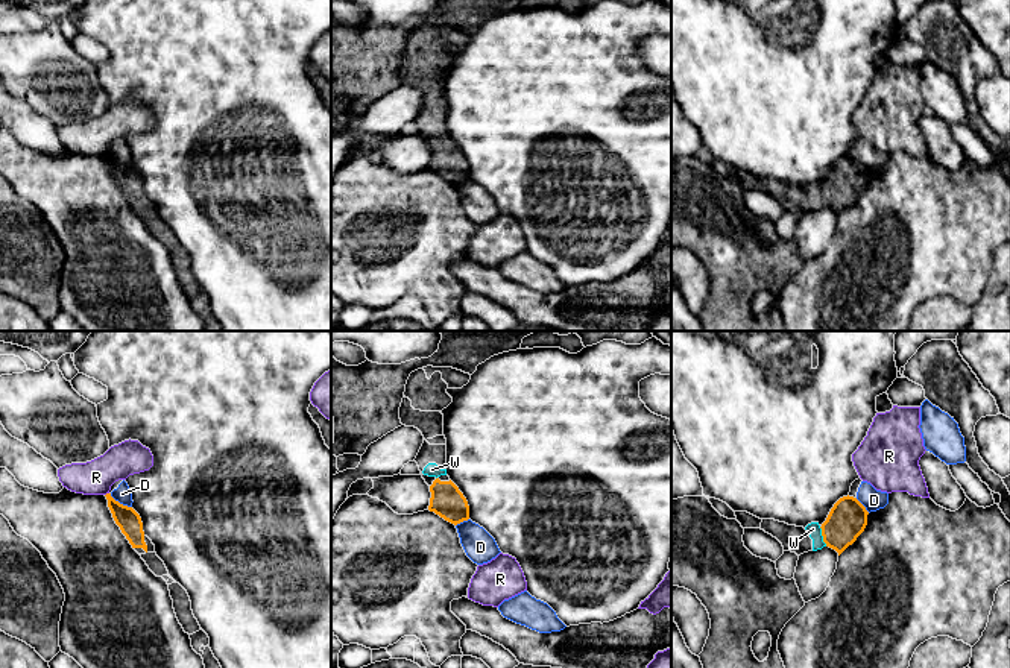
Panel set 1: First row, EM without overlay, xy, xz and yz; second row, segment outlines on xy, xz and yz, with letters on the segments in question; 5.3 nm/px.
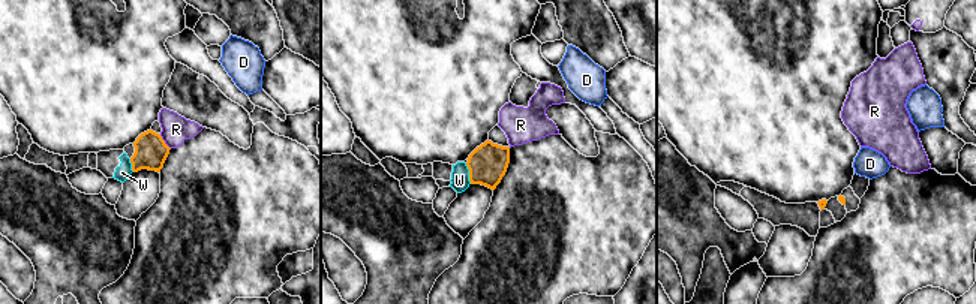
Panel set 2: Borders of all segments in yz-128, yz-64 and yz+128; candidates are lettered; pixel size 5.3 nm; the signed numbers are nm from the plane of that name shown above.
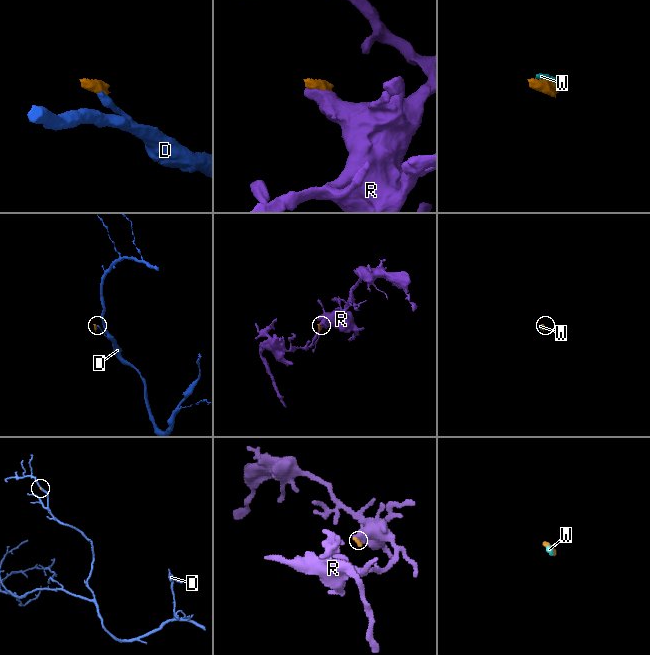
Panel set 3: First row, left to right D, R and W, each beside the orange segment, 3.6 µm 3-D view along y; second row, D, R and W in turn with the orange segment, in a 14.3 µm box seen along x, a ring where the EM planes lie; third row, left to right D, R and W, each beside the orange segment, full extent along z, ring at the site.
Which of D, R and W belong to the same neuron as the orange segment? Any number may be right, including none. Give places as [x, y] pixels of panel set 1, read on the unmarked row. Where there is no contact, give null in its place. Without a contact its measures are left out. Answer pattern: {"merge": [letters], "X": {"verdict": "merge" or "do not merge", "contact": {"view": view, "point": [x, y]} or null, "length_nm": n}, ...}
{"merge": ["W"], "D": {"verdict": "do not merge", "contact": {"view": "xy", "point": [119, 163]}, "length_nm": 140}, "R": {"verdict": "do not merge", "contact": {"view": "xy", "point": [107, 154]}, "length_nm": 30}, "W": {"verdict": "merge", "contact": {"view": "yz", "point": [823, 196]}, "length_nm": 110}}

